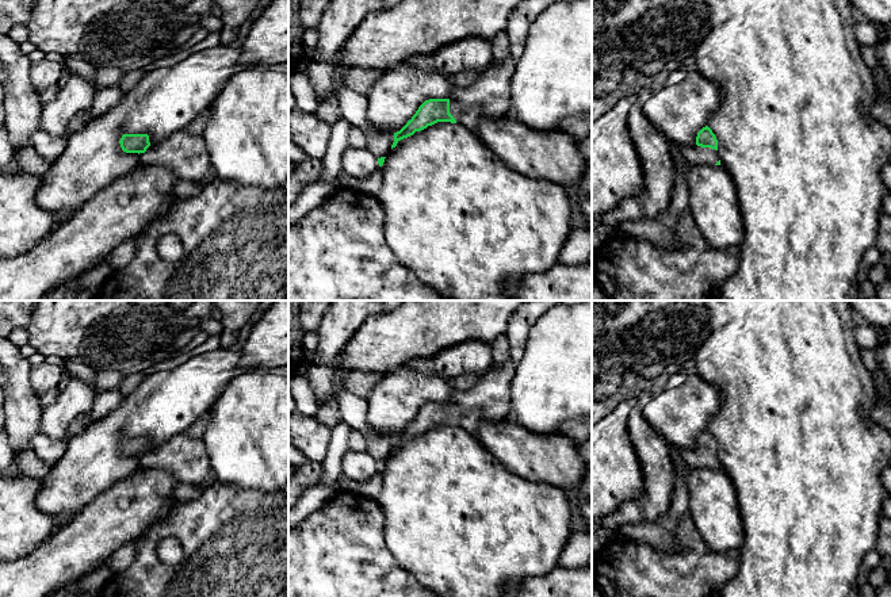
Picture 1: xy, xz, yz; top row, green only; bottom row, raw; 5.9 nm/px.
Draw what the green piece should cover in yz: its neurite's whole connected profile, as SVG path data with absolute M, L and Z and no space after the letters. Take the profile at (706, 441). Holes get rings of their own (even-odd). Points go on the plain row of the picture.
M708 429L697 436L696 447L693 449L681 451L688 468L720 468L716 454L718 443Z

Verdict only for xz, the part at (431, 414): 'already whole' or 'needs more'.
needs more

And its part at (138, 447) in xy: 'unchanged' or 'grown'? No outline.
grown

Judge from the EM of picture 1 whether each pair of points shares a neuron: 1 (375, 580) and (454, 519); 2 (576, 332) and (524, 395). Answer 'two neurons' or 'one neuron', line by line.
1: two neurons
2: one neuron

